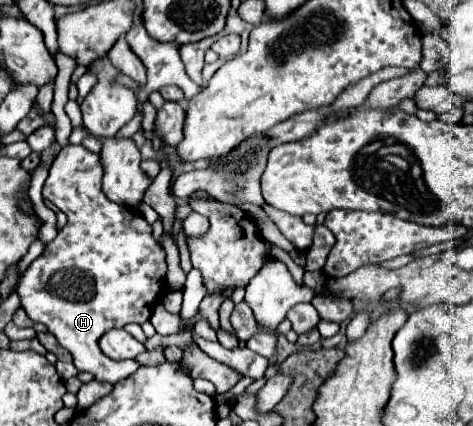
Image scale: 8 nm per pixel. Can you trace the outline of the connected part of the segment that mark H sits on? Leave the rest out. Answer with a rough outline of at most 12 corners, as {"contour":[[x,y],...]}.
{"contour":[[66,145],[42,195],[68,223],[16,293],[78,371],[140,365],[98,347],[150,319],[166,253]]}

